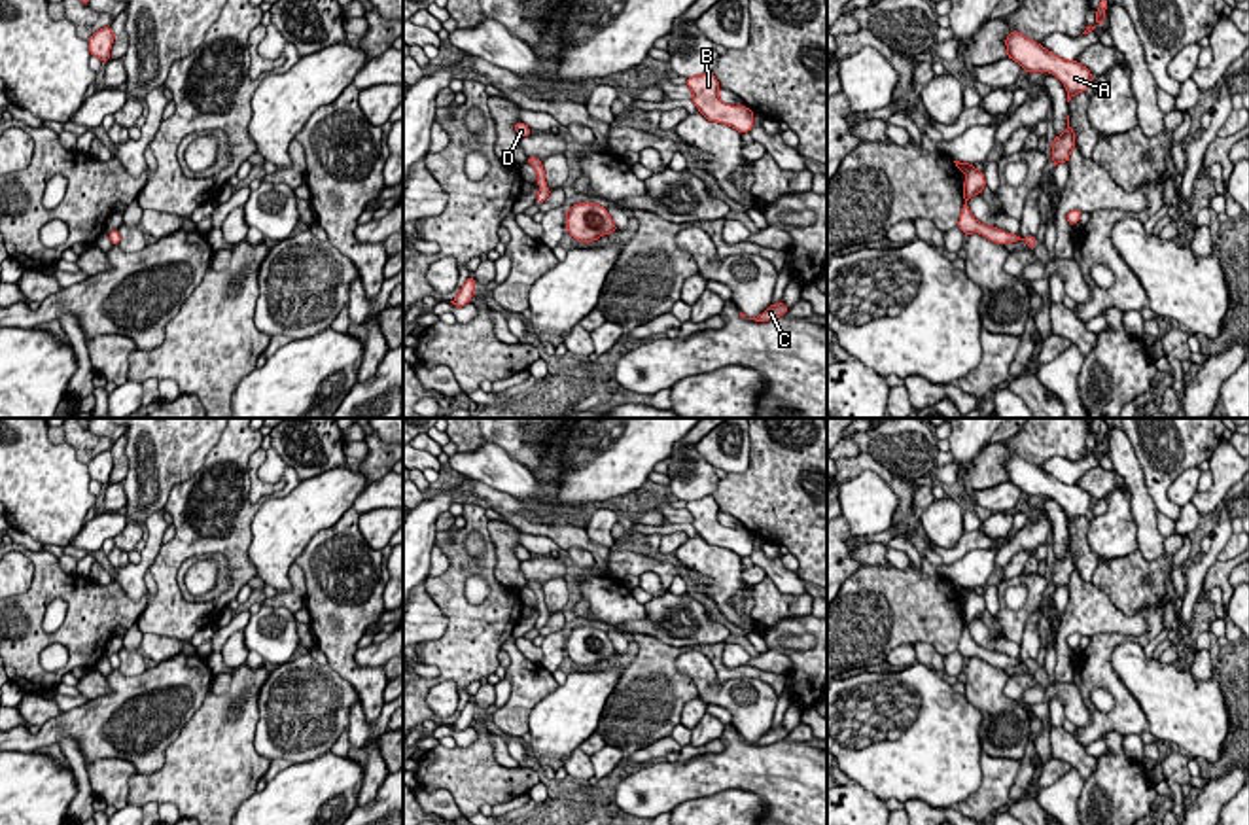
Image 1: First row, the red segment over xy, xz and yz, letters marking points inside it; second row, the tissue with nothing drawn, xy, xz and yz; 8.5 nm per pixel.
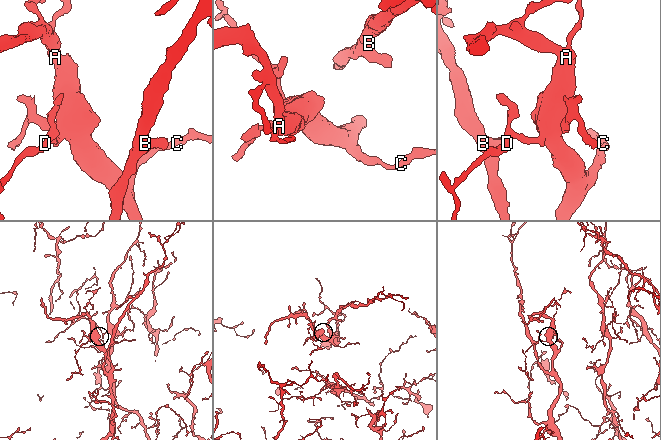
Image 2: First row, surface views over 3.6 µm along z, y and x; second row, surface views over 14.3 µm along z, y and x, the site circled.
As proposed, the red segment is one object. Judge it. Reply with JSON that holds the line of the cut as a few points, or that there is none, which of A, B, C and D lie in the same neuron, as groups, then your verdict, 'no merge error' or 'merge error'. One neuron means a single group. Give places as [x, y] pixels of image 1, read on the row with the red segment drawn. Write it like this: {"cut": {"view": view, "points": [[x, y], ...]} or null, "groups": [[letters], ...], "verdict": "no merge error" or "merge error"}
{"cut": null, "groups": [["A", "B", "C", "D"]], "verdict": "no merge error"}

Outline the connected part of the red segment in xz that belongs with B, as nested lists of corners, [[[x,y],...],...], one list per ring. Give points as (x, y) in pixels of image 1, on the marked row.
[[[713,72],[687,78],[687,87],[693,91],[695,106],[708,121],[725,123],[738,132],[751,131],[755,114],[748,106],[723,104],[717,97],[719,81]]]

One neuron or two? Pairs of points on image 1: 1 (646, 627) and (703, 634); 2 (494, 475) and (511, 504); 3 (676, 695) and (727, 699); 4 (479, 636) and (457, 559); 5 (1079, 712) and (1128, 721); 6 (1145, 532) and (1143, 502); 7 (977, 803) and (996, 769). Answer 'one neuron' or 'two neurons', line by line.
1: one neuron
2: two neurons
3: two neurons
4: one neuron
5: two neurons
6: one neuron
7: one neuron

